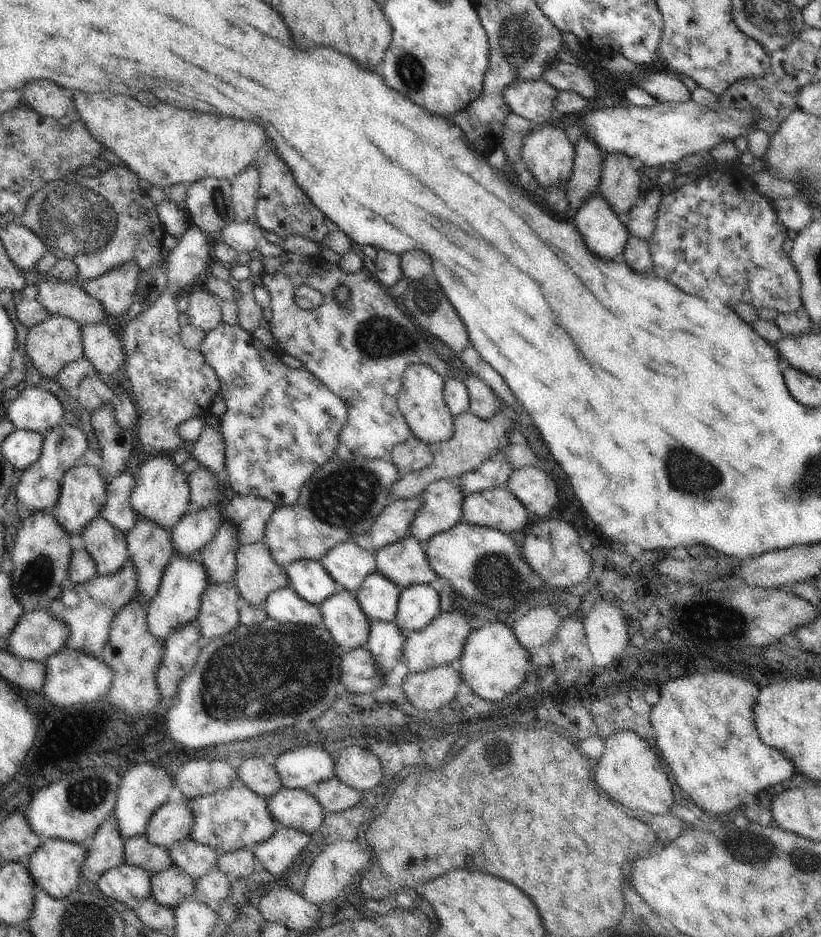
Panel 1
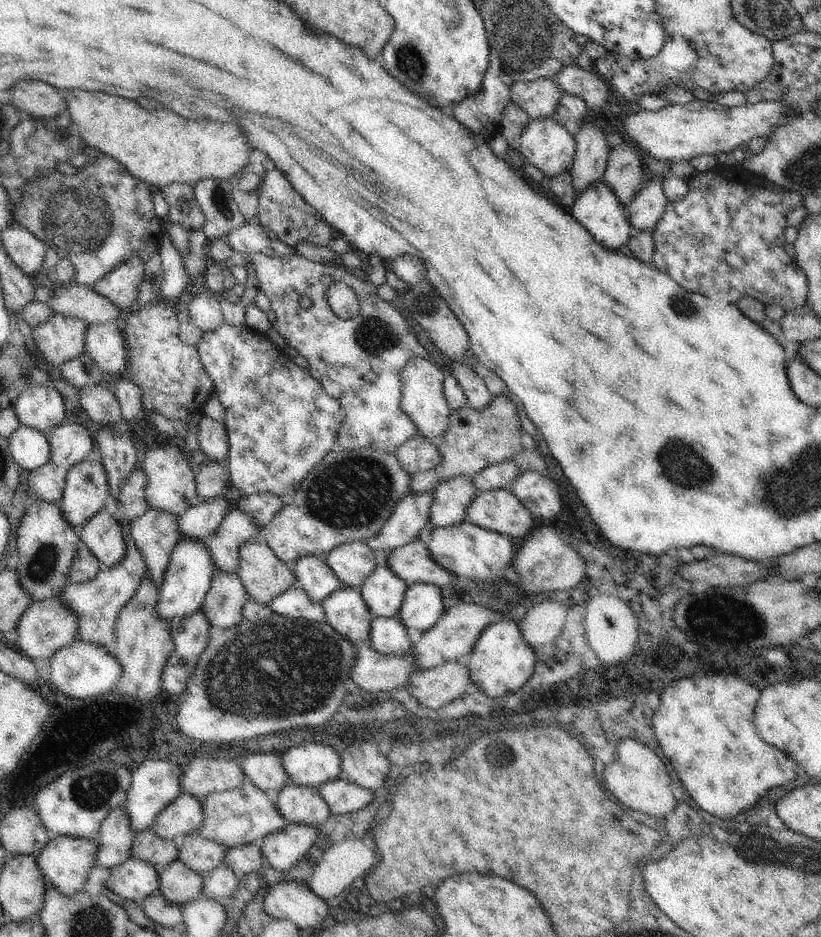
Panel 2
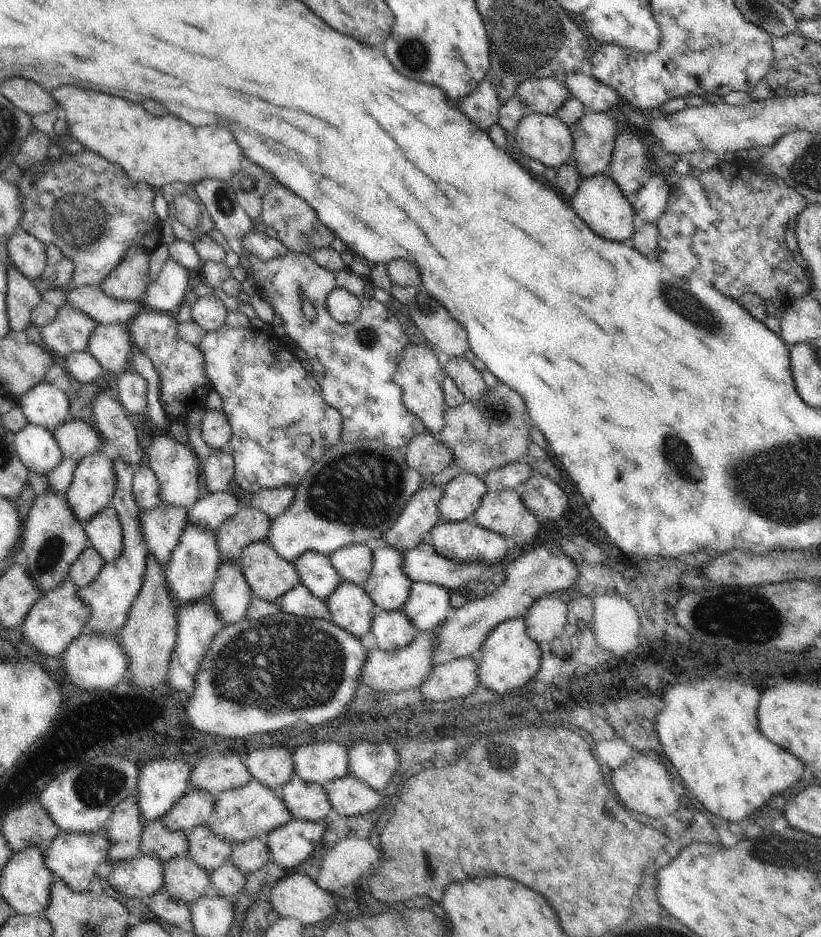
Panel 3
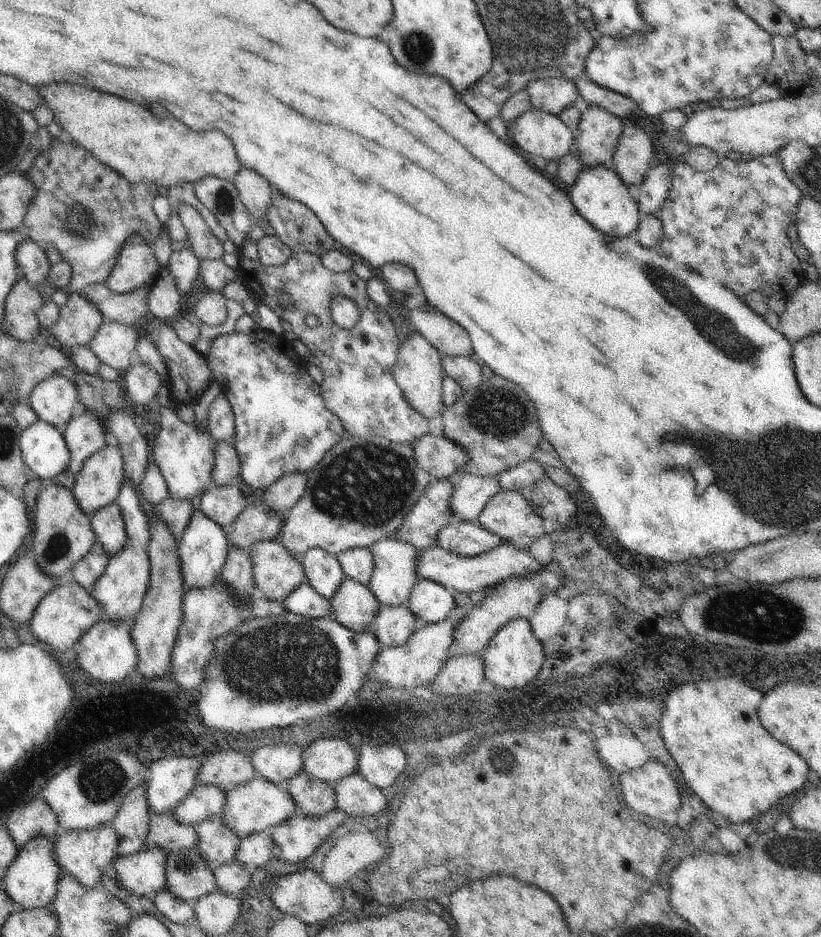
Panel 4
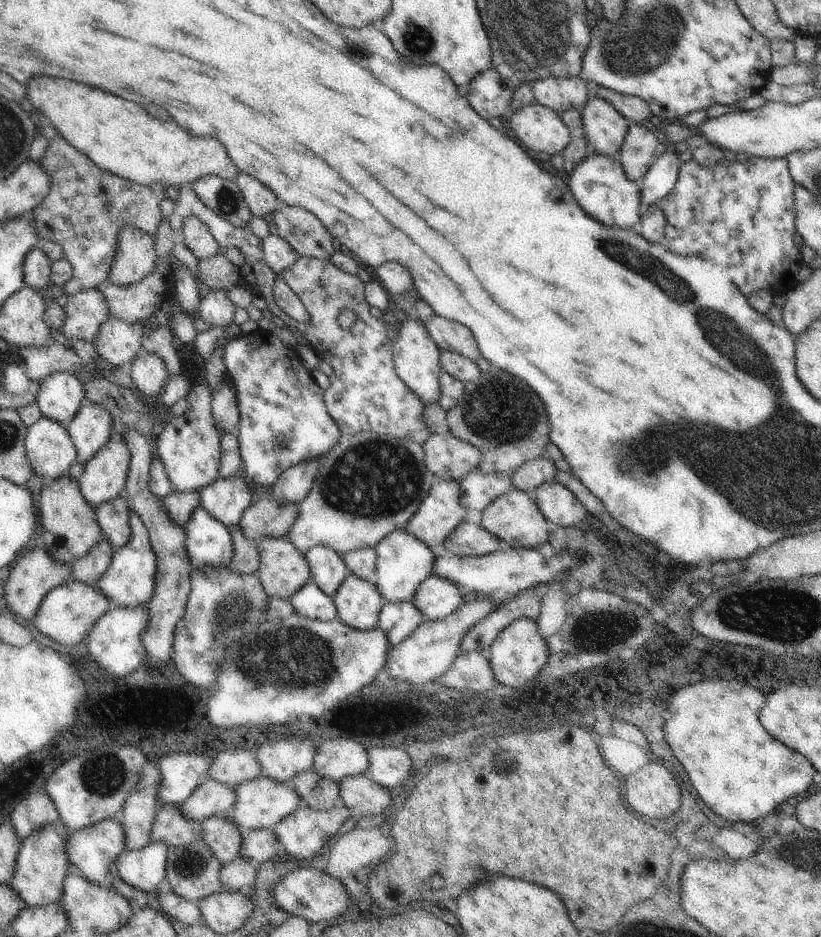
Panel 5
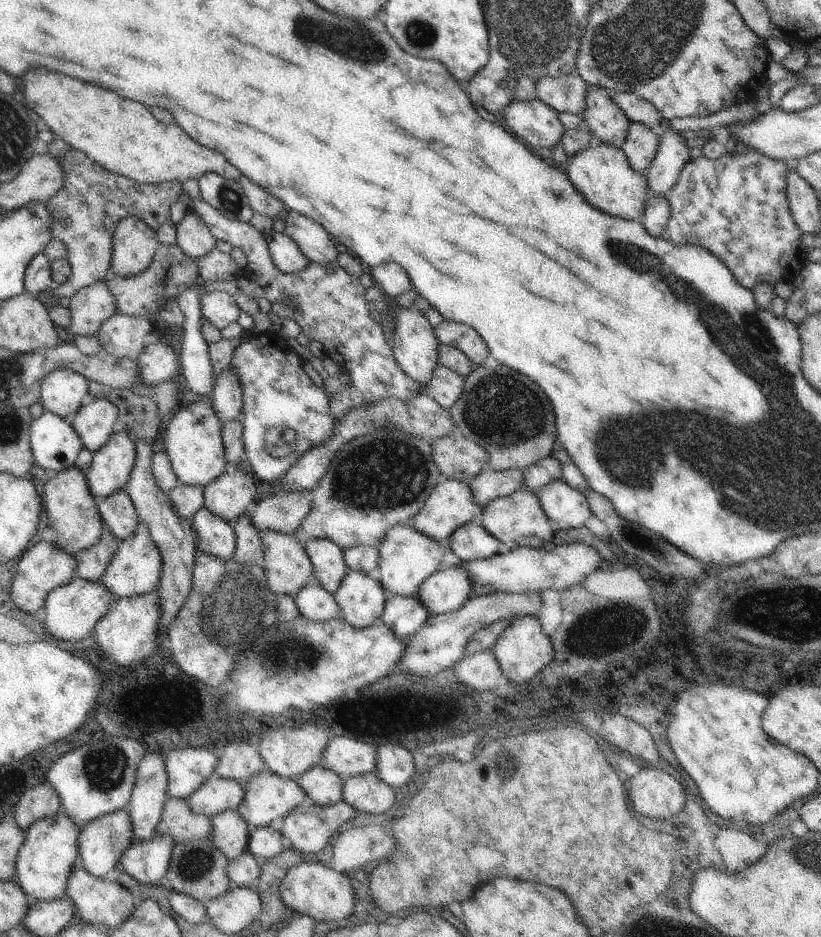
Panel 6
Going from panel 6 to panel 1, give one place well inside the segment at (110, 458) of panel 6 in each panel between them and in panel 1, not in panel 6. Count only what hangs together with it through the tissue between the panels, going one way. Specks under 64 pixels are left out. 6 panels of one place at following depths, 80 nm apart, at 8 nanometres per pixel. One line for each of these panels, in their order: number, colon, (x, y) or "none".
1: (83, 495)
2: (86, 492)
3: (93, 484)
4: (98, 483)
5: (104, 478)

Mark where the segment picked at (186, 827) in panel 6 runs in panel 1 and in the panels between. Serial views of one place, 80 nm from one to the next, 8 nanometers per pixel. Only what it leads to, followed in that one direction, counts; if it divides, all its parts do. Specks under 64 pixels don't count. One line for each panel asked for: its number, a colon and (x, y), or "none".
1: (138, 850)
2: (148, 846)
3: (156, 839)
4: (165, 832)
5: (171, 826)

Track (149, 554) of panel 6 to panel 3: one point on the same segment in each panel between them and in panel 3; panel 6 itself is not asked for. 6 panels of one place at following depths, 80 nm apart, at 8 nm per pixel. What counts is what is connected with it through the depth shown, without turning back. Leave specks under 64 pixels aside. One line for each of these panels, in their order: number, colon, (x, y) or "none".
3: (111, 596)
4: (120, 590)
5: (129, 580)

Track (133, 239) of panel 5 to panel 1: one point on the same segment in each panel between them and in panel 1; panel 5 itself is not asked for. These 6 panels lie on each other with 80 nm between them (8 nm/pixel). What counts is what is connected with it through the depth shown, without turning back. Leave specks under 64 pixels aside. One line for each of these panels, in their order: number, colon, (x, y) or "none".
1: (116, 289)
2: (122, 286)
3: (129, 280)
4: (136, 266)

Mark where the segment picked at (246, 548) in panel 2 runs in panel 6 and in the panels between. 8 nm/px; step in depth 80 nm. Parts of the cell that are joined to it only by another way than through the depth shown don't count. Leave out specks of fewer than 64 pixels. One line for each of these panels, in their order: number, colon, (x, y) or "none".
3: (270, 576)
4: (276, 573)
5: (284, 570)
6: (288, 568)

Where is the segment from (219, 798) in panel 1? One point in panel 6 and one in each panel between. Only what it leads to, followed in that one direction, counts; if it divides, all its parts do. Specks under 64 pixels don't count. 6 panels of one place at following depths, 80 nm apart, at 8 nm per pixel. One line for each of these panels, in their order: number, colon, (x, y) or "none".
2: (246, 814)
3: (253, 810)
4: (259, 805)
5: (262, 802)
6: (268, 796)

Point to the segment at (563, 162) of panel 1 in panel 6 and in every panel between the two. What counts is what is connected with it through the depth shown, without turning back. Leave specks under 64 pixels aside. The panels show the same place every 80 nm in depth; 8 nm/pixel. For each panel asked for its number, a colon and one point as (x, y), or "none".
2: (545, 143)
3: (546, 138)
4: (543, 134)
5: (537, 127)
6: (534, 120)

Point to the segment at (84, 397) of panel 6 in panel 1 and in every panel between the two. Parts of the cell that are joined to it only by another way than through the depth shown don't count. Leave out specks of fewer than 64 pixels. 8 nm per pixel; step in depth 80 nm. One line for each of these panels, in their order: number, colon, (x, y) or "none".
1: (39, 410)
2: (39, 407)
3: (45, 404)
4: (54, 400)
5: (59, 397)

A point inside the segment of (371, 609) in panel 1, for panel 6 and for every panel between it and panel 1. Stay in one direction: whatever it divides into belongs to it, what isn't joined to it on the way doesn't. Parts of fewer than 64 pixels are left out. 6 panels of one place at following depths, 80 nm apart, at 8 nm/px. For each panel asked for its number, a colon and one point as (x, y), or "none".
2: (383, 591)
3: (388, 584)
4: (394, 575)
5: (403, 561)
6: (407, 557)

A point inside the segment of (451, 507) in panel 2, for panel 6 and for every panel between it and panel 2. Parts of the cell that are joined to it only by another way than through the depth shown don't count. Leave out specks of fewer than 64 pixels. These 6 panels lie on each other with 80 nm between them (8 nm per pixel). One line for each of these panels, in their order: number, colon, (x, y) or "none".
3: (463, 495)
4: (471, 492)
5: (479, 490)
6: (489, 485)

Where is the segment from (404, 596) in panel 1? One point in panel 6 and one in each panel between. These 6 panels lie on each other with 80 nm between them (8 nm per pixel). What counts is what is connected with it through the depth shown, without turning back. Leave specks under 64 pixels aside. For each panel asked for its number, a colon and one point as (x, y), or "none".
2: (422, 607)
3: (427, 606)
4: (431, 602)
5: (437, 597)
6: (446, 590)

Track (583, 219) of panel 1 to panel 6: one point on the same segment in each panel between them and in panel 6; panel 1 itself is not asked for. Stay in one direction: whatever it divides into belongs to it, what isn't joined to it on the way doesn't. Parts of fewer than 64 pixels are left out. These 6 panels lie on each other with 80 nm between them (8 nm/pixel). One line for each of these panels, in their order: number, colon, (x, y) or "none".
2: (598, 209)
3: (599, 201)
4: (601, 196)
5: (599, 183)
6: (602, 171)

